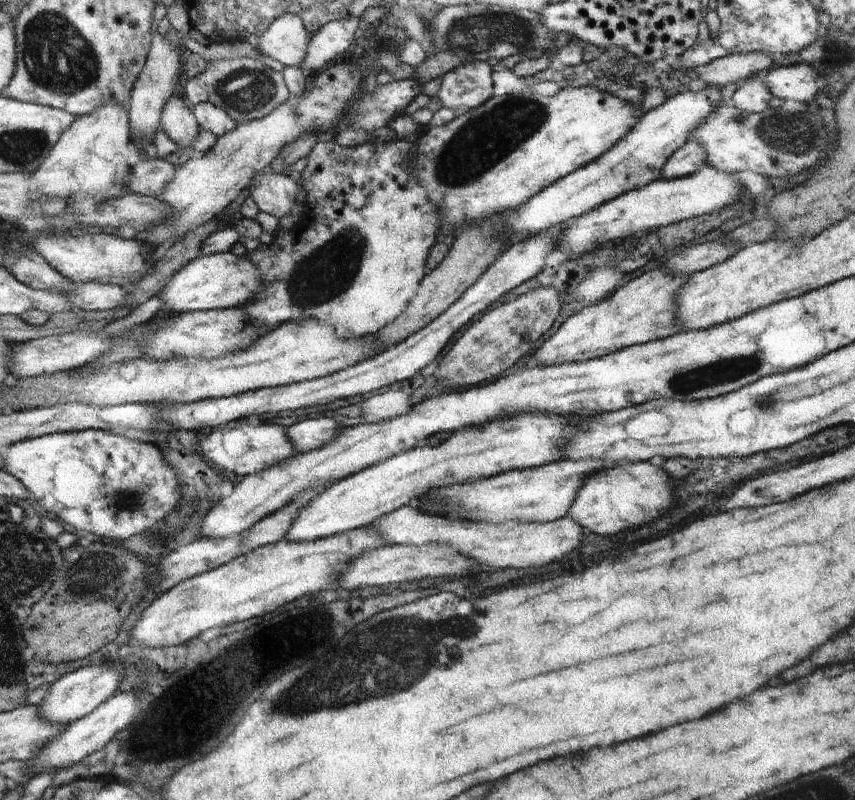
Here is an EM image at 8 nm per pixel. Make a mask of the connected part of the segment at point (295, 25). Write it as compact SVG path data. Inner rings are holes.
M294 13L280 15L259 37L258 48L263 57L270 56L286 67L300 67L305 61L312 34Z

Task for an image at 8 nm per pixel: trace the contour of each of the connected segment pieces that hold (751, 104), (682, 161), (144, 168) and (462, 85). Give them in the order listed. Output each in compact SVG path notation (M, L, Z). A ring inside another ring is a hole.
M762 76L752 77L745 83L740 83L740 88L734 92L729 103L744 112L759 113L767 109L772 97L773 94Z
M690 138L666 161L661 178L675 179L688 176L694 174L704 164L707 164L707 152L696 139Z
M139 159L134 167L129 192L162 199L166 187L175 179L178 171L179 167L166 159Z
M464 60L443 76L437 95L444 107L454 111L459 106L478 107L492 96L492 88L488 62Z

